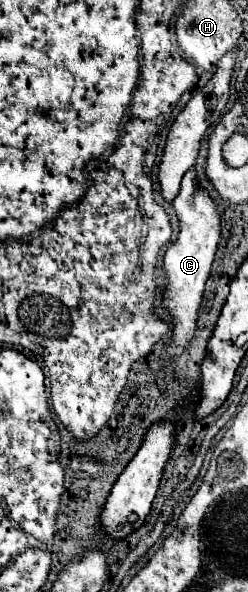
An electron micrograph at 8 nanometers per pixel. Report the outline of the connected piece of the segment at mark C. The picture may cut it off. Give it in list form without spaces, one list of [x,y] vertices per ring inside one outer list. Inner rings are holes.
[[[194,167],[186,171],[182,179],[182,189],[178,197],[172,201],[172,205],[178,213],[180,233],[178,233],[176,243],[170,245],[170,249],[164,253],[164,269],[168,275],[168,283],[164,291],[164,305],[168,307],[172,315],[172,323],[174,323],[172,353],[180,355],[196,331],[198,307],[202,303],[204,285],[210,277],[210,267],[212,267],[218,241],[220,241],[220,213],[218,213],[218,205],[208,195],[208,191],[198,185]]]

